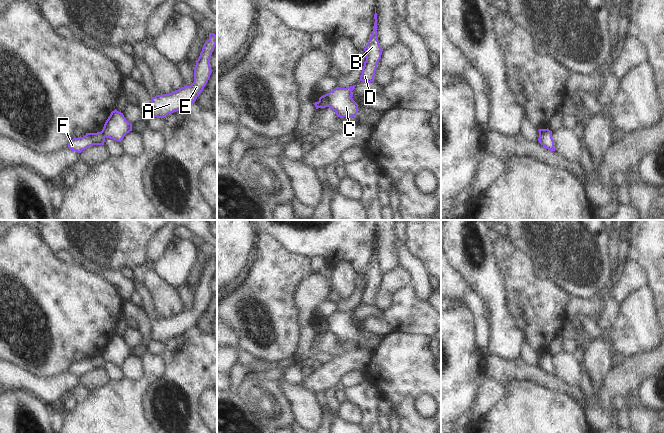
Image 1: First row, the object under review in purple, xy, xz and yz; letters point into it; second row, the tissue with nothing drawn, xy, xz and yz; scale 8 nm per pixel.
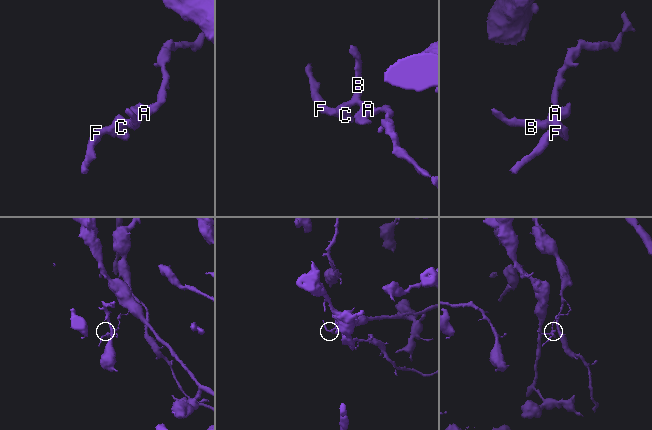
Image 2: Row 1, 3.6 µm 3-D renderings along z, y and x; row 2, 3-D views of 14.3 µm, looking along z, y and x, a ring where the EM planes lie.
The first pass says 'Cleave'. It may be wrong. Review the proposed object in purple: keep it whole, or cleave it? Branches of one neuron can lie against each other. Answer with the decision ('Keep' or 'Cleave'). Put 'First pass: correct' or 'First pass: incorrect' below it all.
Cleave.
First pass: correct

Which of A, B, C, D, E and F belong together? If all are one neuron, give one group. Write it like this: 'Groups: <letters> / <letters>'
Groups: A B C D E / F.

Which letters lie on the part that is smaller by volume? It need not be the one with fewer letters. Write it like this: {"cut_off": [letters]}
{"cut_off": ["F"]}

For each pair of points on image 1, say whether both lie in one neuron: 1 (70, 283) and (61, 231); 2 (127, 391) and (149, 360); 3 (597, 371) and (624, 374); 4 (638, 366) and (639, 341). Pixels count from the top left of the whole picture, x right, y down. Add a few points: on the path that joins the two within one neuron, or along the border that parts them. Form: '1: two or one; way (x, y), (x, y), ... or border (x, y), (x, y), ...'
1: two; border (40, 233), (44, 242), (55, 251)
2: one; way (136, 387), (149, 374), (149, 369)
3: two; border (614, 365), (602, 387), (595, 392)
4: two; border (653, 350), (647, 353), (633, 354), (624, 359)

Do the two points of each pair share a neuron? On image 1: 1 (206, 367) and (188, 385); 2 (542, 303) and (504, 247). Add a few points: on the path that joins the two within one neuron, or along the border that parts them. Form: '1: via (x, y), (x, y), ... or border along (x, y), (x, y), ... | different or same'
1: via (202, 371), (192, 381) | same
2: via (528, 289), (522, 283), (519, 272), (511, 261) | same

